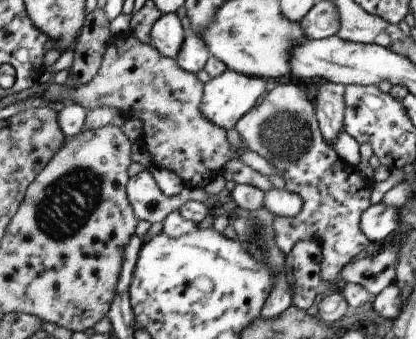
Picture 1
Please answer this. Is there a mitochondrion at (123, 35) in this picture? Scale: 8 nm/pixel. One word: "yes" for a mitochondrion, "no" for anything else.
no

